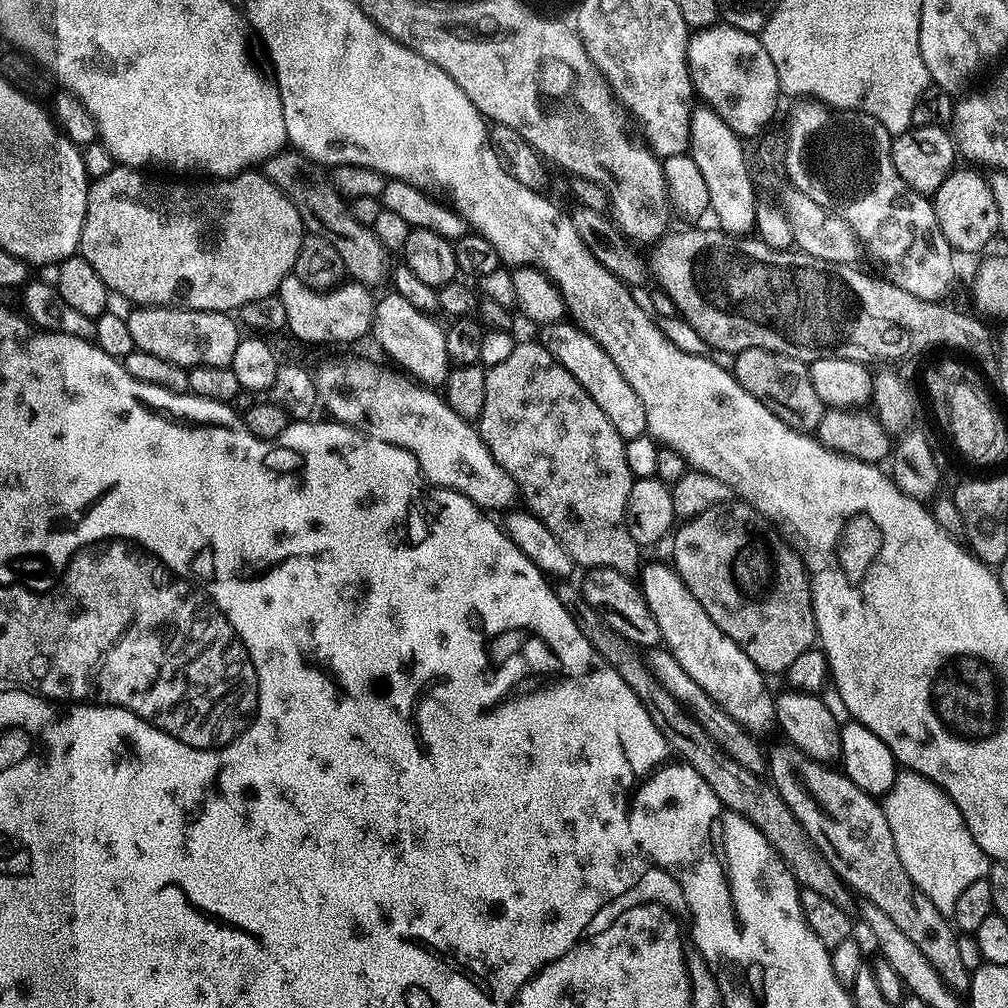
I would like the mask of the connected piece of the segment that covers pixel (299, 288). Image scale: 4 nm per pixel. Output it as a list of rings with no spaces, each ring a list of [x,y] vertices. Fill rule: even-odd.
[[[293,274],[281,282],[278,295],[286,310],[287,331],[304,344],[352,344],[369,335],[374,296],[362,284],[344,282],[327,292],[316,292]]]

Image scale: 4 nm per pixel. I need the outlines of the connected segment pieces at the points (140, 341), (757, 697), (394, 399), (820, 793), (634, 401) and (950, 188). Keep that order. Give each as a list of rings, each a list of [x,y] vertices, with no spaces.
[[[136,306],[131,311],[127,313],[126,319],[136,351],[154,354],[166,362],[174,362],[174,366],[187,369],[198,366],[231,368],[234,350],[238,350],[238,342],[242,338],[242,328],[229,313],[175,306]]]
[[[645,563],[642,568],[642,591],[658,630],[663,647],[672,652],[702,690],[718,707],[741,725],[748,733],[759,734],[777,727],[776,701],[768,693],[765,673],[760,672],[750,658],[727,636],[723,630],[702,610],[702,602],[690,594],[686,582],[676,573],[675,567],[664,564]]]
[[[368,360],[326,361],[314,372],[316,394],[323,411],[325,408],[333,421],[349,424],[368,436],[414,454],[420,473],[429,485],[453,488],[485,510],[511,509],[518,500],[516,483],[494,462],[479,431],[454,414],[439,391],[425,388],[407,375],[388,368]]]
[[[783,742],[773,752],[767,753],[767,775],[770,783],[790,810],[802,822],[806,834],[818,846],[820,853],[834,866],[834,870],[844,879],[844,883],[863,899],[874,902],[878,910],[883,910],[926,954],[926,962],[938,970],[940,977],[957,994],[967,993],[970,988],[970,969],[962,966],[958,954],[958,932],[953,921],[943,916],[914,886],[898,850],[894,846],[894,834],[890,834],[890,822],[886,822],[881,801],[875,795],[864,792],[859,786],[835,767],[812,760],[802,750],[790,742]]]
[[[571,322],[549,324],[541,332],[544,333],[538,336],[539,343],[543,344],[546,350],[550,350],[557,362],[566,366],[570,374],[574,374],[574,378],[578,378],[582,390],[586,390],[586,394],[590,394],[590,398],[598,402],[602,414],[610,418],[610,426],[618,430],[623,440],[638,438],[647,433],[648,423],[642,398],[638,398],[634,386],[630,386],[626,378],[622,378],[622,370],[614,366],[614,358],[610,358],[610,354],[606,354],[606,350],[602,350],[602,346],[598,346],[598,342],[590,338],[590,334],[586,334]]]
[[[968,166],[957,167],[934,193],[938,226],[946,242],[957,253],[982,251],[992,239],[997,239],[1000,230],[998,204],[994,202],[992,185],[979,174],[979,171]]]

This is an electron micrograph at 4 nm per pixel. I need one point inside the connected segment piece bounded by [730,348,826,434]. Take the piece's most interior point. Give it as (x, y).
(782, 384)

